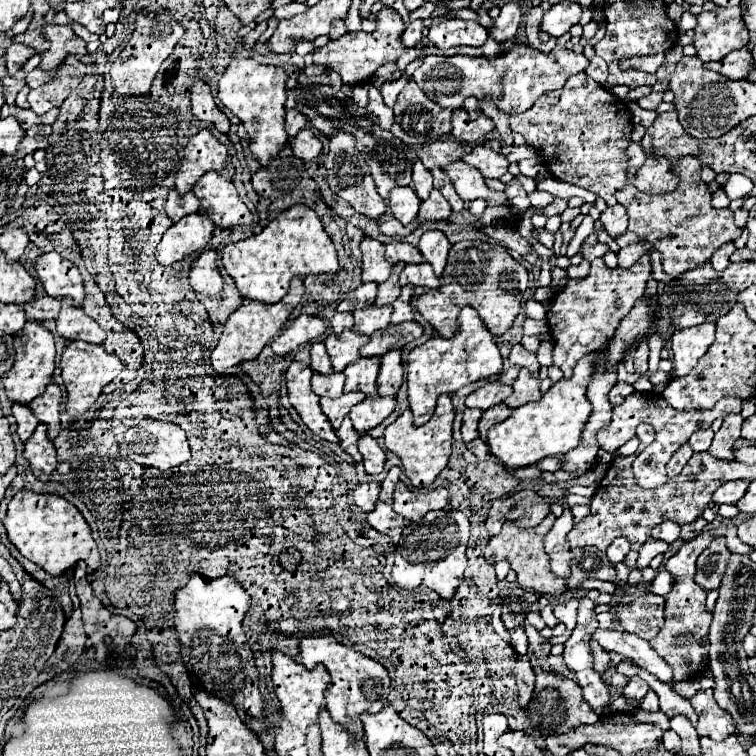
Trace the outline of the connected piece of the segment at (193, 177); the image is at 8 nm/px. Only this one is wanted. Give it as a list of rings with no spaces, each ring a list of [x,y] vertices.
[[[202,129],[188,141],[184,149],[182,167],[176,175],[176,191],[188,193],[208,171],[218,171],[226,179],[232,179],[236,173],[228,149],[208,129]]]

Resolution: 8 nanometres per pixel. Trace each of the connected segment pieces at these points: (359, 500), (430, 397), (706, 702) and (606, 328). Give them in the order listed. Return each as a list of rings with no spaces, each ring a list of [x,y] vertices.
[[[372,481],[372,483],[362,483],[356,487],[354,491],[354,503],[362,509],[362,511],[372,511],[376,501],[378,501],[378,493],[380,493],[380,483]]]
[[[466,305],[458,317],[458,331],[454,337],[444,339],[440,335],[430,337],[426,343],[414,347],[408,355],[406,379],[408,379],[408,403],[414,413],[414,423],[424,425],[436,407],[436,399],[442,393],[454,393],[460,387],[488,379],[490,375],[502,373],[502,357],[494,335],[484,327],[478,313]]]
[[[712,689],[698,691],[690,699],[690,703],[692,703],[692,707],[698,715],[696,733],[700,737],[710,737],[714,741],[724,741],[728,735],[736,733],[736,725],[734,725],[730,713],[718,707],[718,703],[712,697]]]
[[[642,255],[630,269],[610,269],[604,259],[592,261],[592,269],[584,279],[570,279],[564,289],[560,289],[552,303],[548,303],[548,325],[554,341],[554,365],[564,371],[564,377],[572,377],[572,369],[588,353],[602,351],[612,339],[616,325],[624,315],[630,313],[634,301],[644,295],[646,281],[650,277],[650,259]]]

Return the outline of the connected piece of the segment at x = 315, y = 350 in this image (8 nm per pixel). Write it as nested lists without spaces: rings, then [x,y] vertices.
[[[320,341],[314,343],[310,355],[312,355],[312,363],[310,363],[312,371],[316,371],[316,373],[332,373],[334,371],[332,369],[332,363],[330,363],[330,357],[326,353],[324,343],[320,343]]]

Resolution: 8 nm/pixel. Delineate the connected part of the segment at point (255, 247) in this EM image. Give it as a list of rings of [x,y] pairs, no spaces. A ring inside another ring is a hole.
[[[296,203],[272,219],[262,233],[228,243],[222,251],[222,265],[244,297],[262,303],[278,303],[286,295],[292,277],[306,277],[310,273],[336,273],[338,251],[316,211]]]

